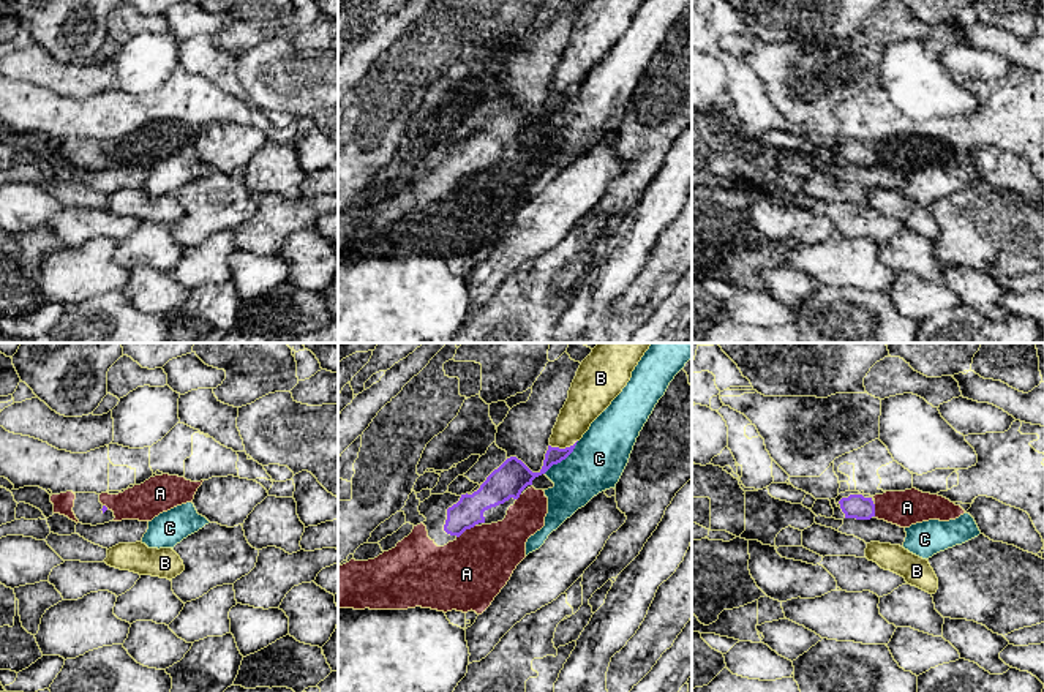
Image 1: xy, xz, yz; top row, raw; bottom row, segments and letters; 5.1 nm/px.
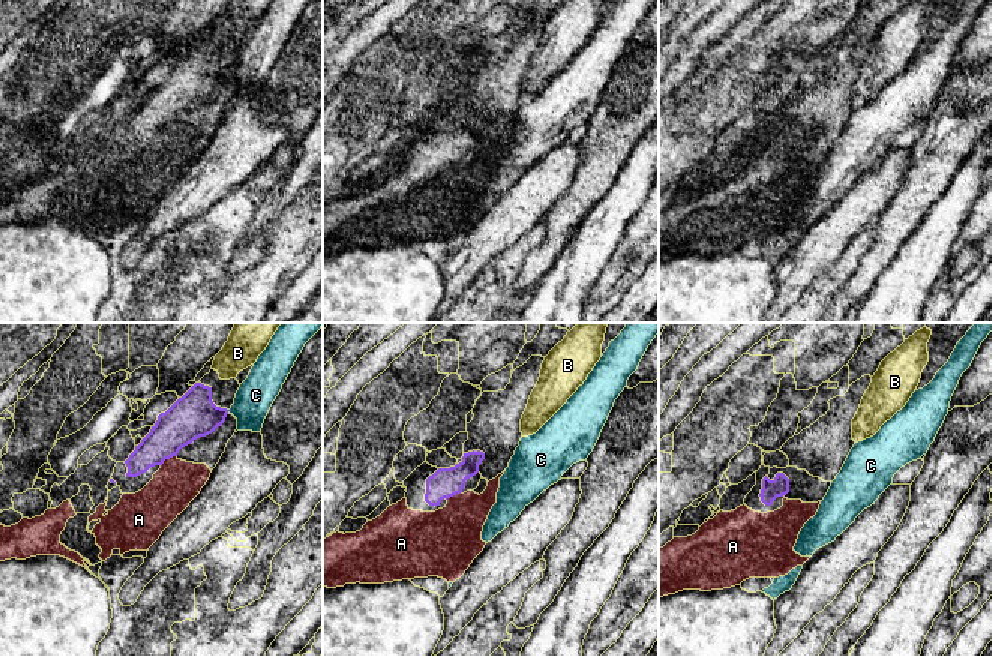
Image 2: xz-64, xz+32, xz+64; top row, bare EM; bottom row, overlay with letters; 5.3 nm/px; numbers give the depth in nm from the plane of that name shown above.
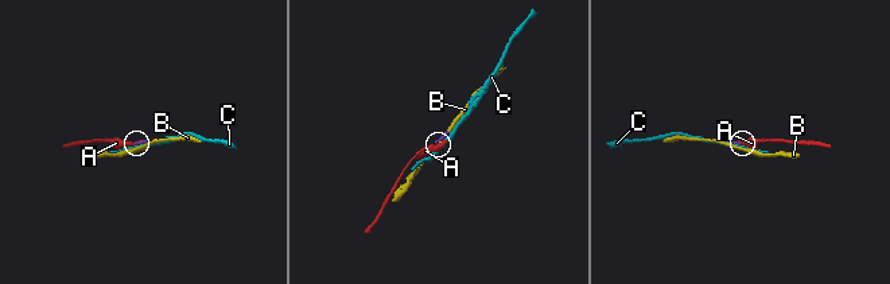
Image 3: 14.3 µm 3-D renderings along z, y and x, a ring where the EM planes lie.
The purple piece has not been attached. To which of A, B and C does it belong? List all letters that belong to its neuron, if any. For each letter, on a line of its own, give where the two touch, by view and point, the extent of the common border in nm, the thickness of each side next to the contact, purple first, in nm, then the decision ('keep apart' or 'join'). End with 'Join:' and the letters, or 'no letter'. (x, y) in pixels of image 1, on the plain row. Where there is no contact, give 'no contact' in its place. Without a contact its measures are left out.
A: xz (466, 174) | 130 nm | 150/360 nm | join
B: xz (563, 95) | 150 nm | 110/180 nm | keep apart
C: xz (563, 105) | 240 nm | 150/280 nm | keep apart
Join: A

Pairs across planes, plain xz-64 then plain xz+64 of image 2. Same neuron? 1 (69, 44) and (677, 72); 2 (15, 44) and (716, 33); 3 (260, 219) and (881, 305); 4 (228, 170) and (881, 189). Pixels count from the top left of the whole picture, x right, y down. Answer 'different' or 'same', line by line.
1: different
2: same
3: same
4: same

